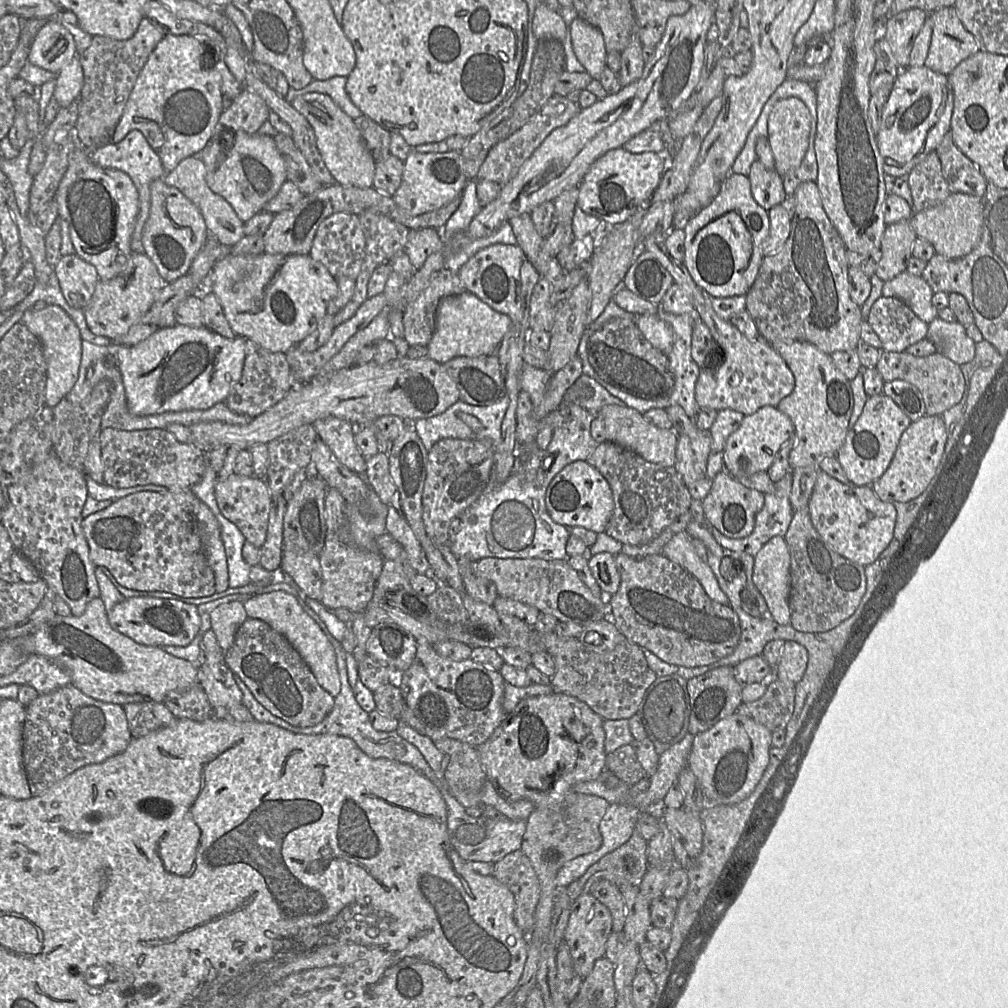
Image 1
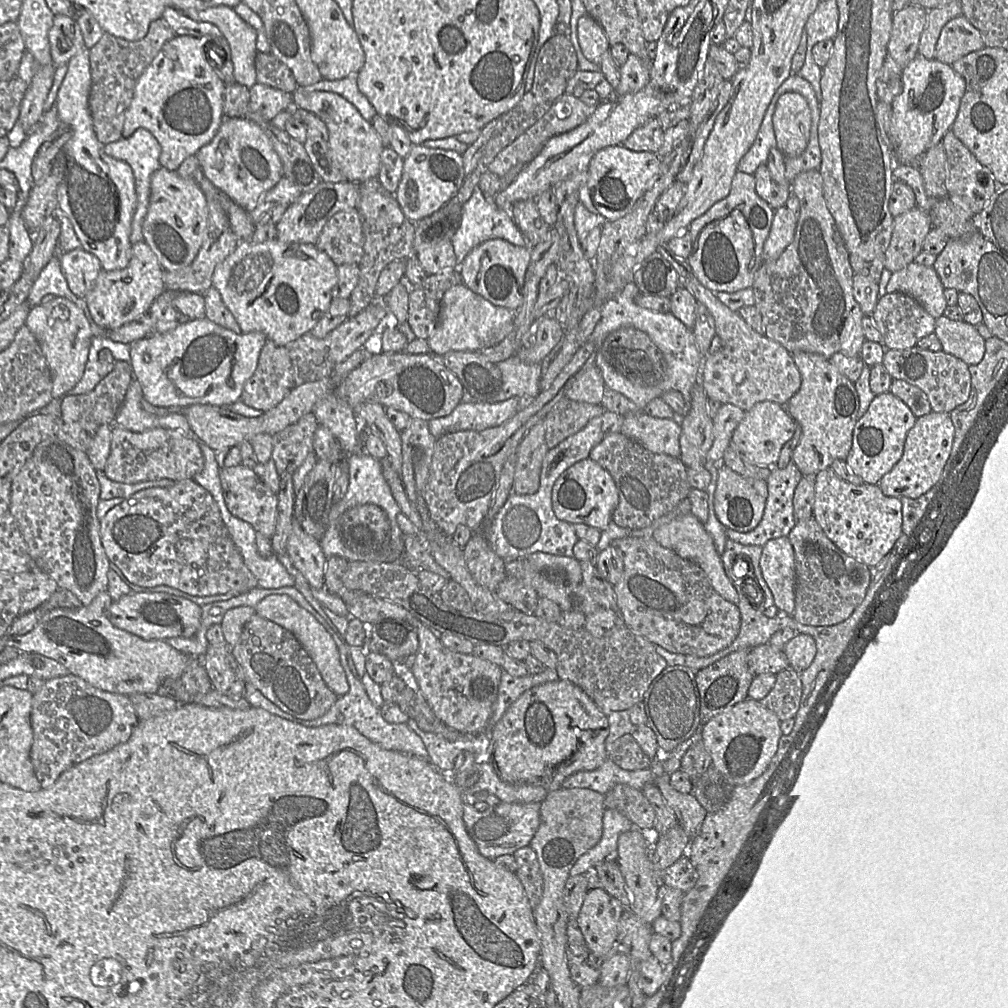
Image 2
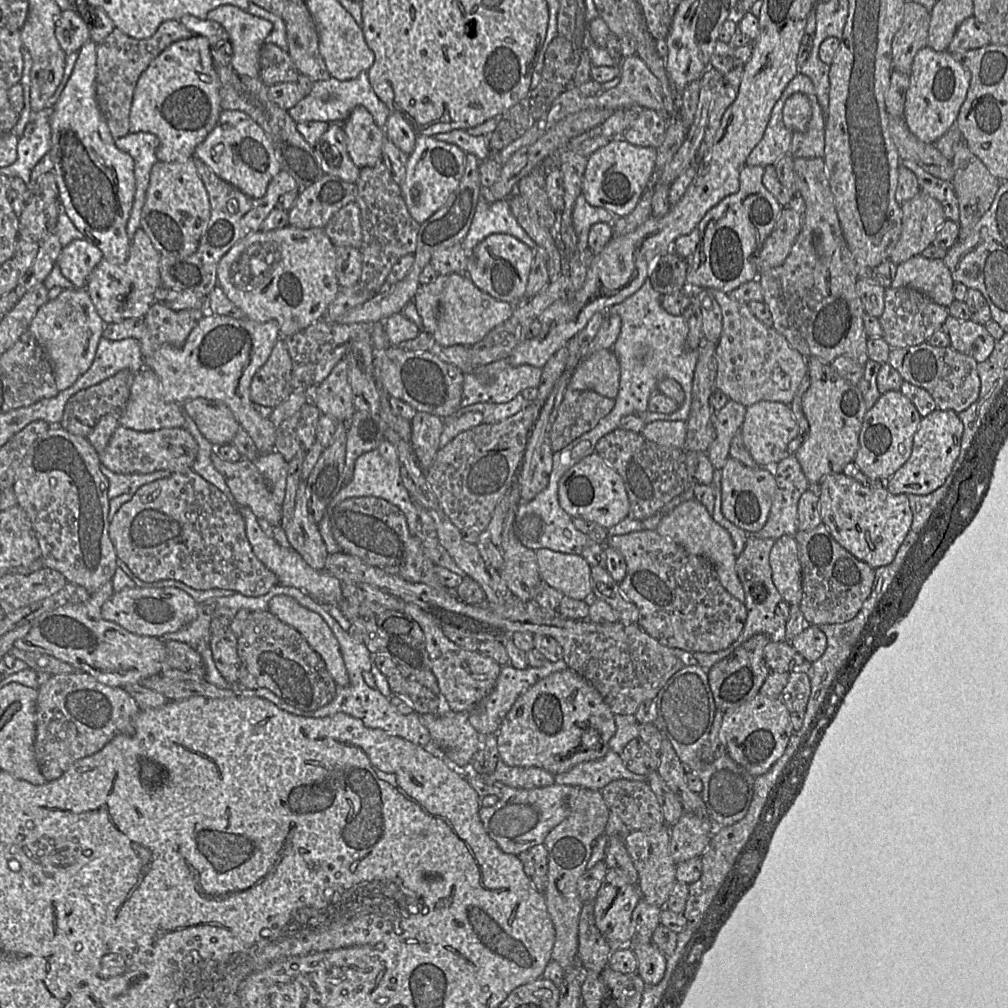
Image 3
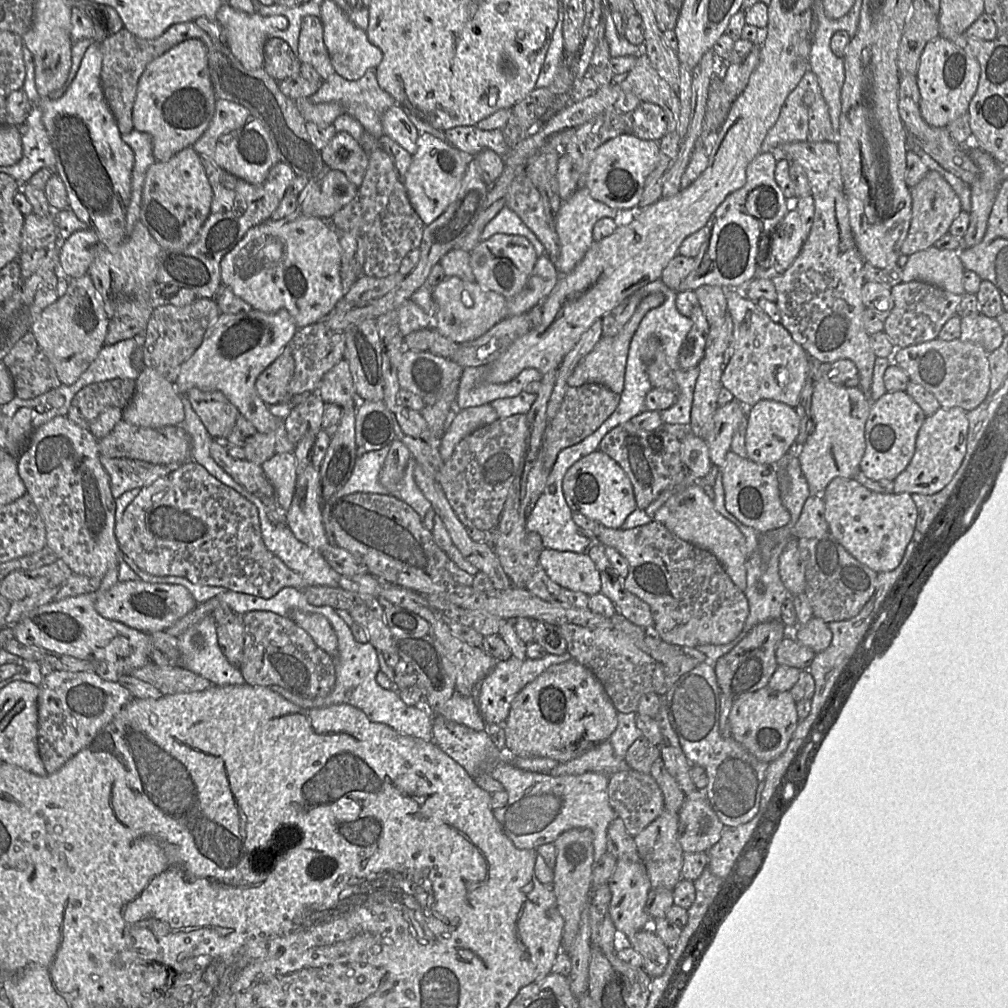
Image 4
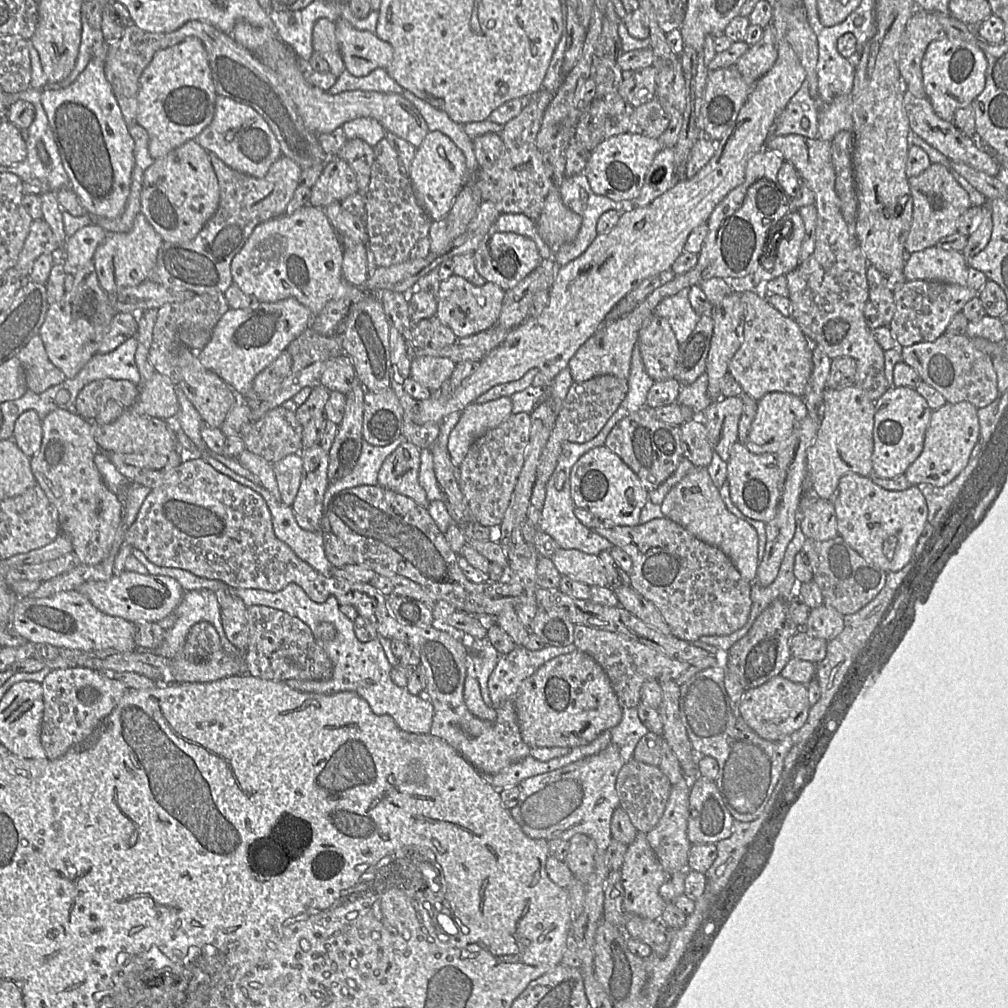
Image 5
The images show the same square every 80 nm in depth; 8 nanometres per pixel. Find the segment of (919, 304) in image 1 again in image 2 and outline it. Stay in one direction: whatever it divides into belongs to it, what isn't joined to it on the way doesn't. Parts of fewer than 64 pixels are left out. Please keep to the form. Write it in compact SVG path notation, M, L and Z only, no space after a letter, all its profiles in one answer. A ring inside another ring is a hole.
M912 261L892 274L885 293L902 292L912 296L934 318L943 315L947 307L944 286L935 269Z

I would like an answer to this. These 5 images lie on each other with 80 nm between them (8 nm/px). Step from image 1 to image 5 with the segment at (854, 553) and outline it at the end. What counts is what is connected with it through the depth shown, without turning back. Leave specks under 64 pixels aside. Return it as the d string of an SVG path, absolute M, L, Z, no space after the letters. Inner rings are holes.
M846 474L839 480L832 502L839 536L866 561L886 572L898 571L908 563L927 523L927 504L919 486L910 486L901 491L890 491L878 486L869 477Z

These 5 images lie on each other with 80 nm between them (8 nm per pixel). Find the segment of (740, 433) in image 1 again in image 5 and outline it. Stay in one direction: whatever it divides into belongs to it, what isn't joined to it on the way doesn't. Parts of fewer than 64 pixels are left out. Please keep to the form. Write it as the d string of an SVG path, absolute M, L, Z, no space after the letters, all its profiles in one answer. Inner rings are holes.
M769 392L758 400L757 412L746 440L747 449L754 454L777 454L793 433L796 425L807 416L803 397L786 392Z

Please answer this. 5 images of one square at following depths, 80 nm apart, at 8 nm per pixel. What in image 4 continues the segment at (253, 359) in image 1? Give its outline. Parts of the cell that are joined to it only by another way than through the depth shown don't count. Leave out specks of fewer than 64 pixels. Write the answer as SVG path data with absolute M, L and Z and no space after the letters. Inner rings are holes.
M289 344L257 377L256 391L266 405L290 403L288 385L294 373L294 359Z

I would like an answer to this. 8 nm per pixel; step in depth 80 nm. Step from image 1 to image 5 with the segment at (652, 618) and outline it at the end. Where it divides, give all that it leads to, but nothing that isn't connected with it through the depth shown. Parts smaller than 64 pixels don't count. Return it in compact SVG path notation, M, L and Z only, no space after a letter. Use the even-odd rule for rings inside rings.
M667 517L655 518L636 526L619 526L601 521L594 532L621 548L632 558L630 587L651 601L670 627L670 634L688 642L703 636L729 635L744 626L751 610L751 582L746 581L730 558Z

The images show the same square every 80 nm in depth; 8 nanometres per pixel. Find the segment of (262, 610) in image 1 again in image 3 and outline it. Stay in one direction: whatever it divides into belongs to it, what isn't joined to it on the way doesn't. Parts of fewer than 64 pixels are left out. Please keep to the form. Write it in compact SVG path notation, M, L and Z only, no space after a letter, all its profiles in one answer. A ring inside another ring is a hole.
M277 595L271 598L268 611L297 630L322 658L336 686L349 683L339 643L331 628L316 612L300 605L294 598Z

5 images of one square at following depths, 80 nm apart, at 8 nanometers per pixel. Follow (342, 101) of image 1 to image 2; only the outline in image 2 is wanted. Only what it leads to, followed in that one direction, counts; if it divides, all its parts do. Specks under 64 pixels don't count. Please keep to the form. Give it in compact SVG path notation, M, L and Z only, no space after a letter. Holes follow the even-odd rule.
M350 74L340 80L322 79L315 84L300 87L299 90L302 91L302 93L315 91L336 93L351 103L365 120L370 121L377 113L367 97L358 89L357 78L358 74Z

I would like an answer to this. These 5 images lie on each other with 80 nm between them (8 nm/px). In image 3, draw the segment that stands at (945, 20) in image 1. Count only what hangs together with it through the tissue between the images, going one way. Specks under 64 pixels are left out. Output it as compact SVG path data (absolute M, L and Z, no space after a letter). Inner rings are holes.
M974 17L966 18L957 28L947 51L951 54L982 48L990 43L990 36Z

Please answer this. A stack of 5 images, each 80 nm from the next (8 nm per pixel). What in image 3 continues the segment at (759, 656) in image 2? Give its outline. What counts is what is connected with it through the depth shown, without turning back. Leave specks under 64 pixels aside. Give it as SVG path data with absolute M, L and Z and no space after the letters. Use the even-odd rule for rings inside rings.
M771 641L764 649L764 660L770 672L791 672L793 669L805 669L807 663L790 641Z

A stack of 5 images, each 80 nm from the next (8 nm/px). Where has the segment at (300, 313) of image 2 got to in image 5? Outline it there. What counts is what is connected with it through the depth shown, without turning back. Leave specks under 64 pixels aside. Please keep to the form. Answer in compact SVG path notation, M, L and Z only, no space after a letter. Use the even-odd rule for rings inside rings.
M305 205L291 215L281 215L257 225L231 261L233 284L261 303L289 297L307 307L313 317L342 286L343 247L322 209Z

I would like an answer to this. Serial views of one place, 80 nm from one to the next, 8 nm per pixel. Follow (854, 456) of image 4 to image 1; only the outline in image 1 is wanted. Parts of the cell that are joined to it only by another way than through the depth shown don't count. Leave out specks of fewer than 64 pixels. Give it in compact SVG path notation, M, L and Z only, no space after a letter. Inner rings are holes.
M806 341L770 342L795 377L791 394L776 406L793 422L796 441L789 453L791 469L817 467L826 456L836 456L845 442L853 410L850 381L835 366L830 355Z

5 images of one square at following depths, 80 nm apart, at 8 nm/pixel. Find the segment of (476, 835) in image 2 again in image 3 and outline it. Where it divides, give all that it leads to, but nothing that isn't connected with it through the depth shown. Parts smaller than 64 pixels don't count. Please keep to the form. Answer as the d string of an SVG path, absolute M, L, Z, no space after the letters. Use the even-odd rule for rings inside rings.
M496 784L501 788L498 803L481 807L479 817L487 834L509 854L518 855L536 845L543 844L548 833L569 815L569 799L576 791L575 786L552 784L535 789L513 788Z

